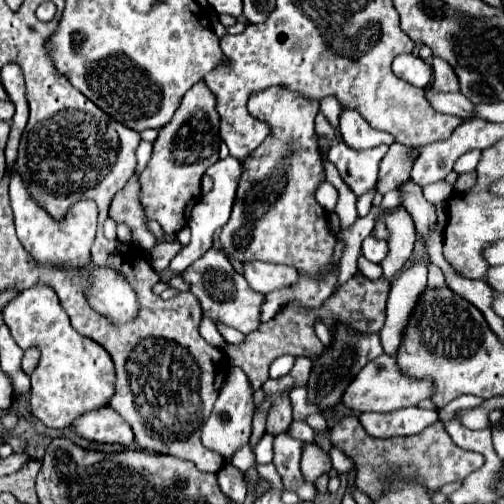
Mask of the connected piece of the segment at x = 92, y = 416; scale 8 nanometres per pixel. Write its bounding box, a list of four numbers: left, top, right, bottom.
[72,409,134,447]

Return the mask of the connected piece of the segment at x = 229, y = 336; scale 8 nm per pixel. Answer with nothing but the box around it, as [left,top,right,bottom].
[216,323,245,344]

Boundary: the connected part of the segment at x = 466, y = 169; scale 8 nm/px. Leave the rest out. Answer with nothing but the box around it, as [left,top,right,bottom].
[454,149,482,175]

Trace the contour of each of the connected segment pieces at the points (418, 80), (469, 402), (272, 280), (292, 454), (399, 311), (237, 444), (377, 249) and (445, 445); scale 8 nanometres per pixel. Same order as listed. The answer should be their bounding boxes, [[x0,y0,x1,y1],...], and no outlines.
[[392,53,432,87],[446,395,484,407],[244,263,298,295],[274,431,316,501],[380,263,426,353],[202,371,254,461],[362,235,388,263],[330,417,484,499]]

